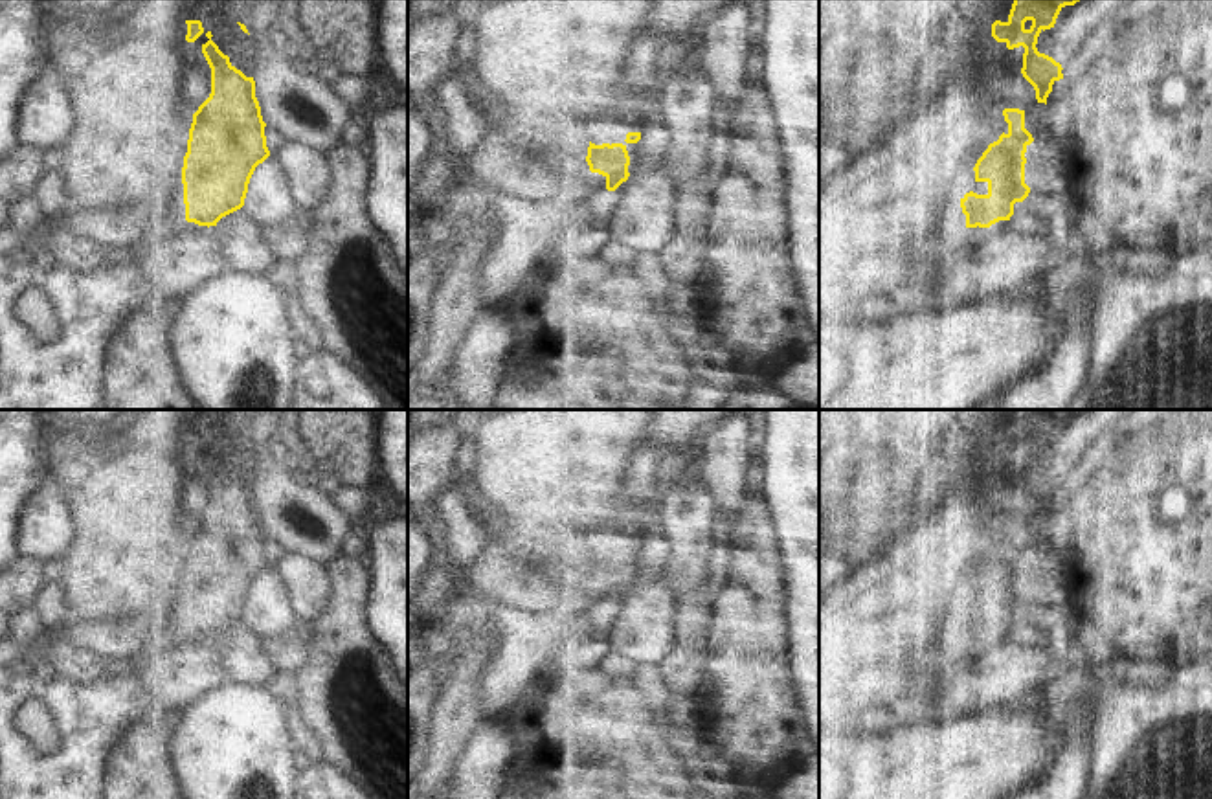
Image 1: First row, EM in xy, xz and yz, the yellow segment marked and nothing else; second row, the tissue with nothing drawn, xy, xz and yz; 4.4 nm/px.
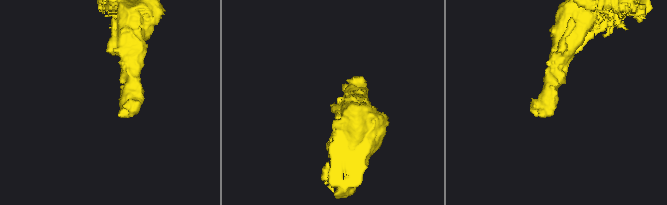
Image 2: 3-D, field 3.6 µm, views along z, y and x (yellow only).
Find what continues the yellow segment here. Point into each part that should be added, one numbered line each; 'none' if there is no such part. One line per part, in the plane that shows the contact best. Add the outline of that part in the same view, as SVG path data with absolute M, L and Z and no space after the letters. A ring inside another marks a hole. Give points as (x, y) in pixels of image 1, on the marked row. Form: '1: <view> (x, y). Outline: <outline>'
none

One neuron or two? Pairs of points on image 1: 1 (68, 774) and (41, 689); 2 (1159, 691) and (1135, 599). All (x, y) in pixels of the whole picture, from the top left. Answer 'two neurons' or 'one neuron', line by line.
1: one neuron
2: two neurons

